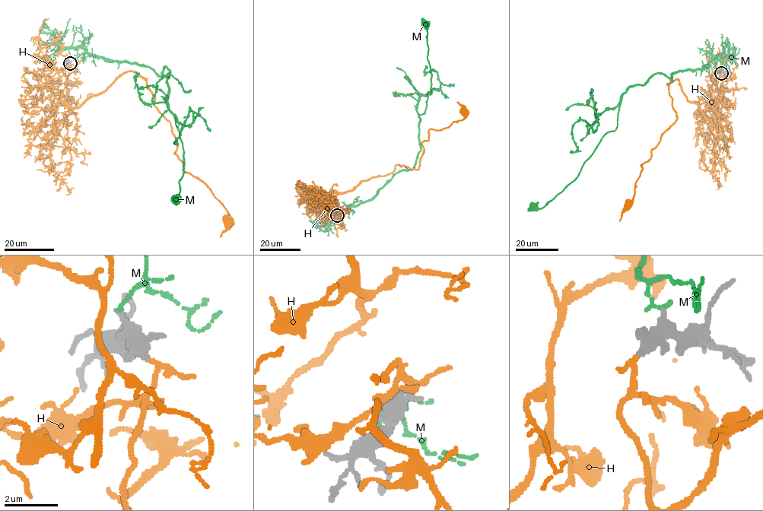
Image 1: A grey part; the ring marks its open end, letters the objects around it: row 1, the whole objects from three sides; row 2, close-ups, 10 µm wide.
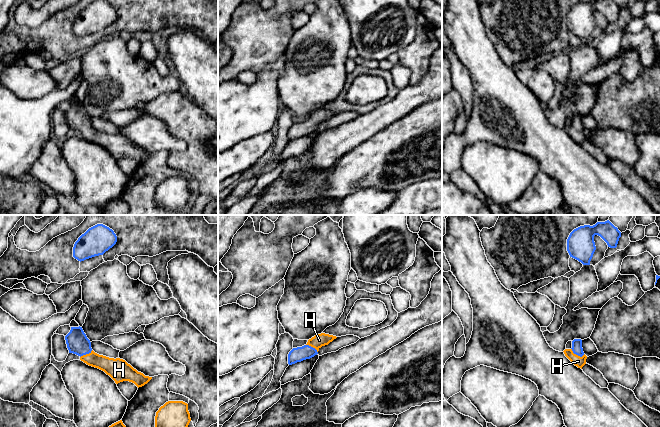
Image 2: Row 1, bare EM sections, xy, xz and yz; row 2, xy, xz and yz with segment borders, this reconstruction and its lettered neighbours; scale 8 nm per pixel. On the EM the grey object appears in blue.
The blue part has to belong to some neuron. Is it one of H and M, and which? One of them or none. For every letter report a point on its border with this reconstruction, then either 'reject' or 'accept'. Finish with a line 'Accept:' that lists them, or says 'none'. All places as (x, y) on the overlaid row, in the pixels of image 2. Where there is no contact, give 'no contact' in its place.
H: yz (577, 354) | accept
M: no contact | reject
Accept: H

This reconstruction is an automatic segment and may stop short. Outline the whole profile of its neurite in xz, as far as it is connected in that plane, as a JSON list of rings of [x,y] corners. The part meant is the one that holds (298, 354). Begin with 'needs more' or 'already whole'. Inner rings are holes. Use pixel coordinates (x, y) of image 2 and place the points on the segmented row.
needs more | [[[321,333],[308,340],[307,344],[302,347],[293,348],[288,354],[288,364],[292,365],[306,359],[310,359],[318,354],[322,346],[328,345],[336,336]]]

